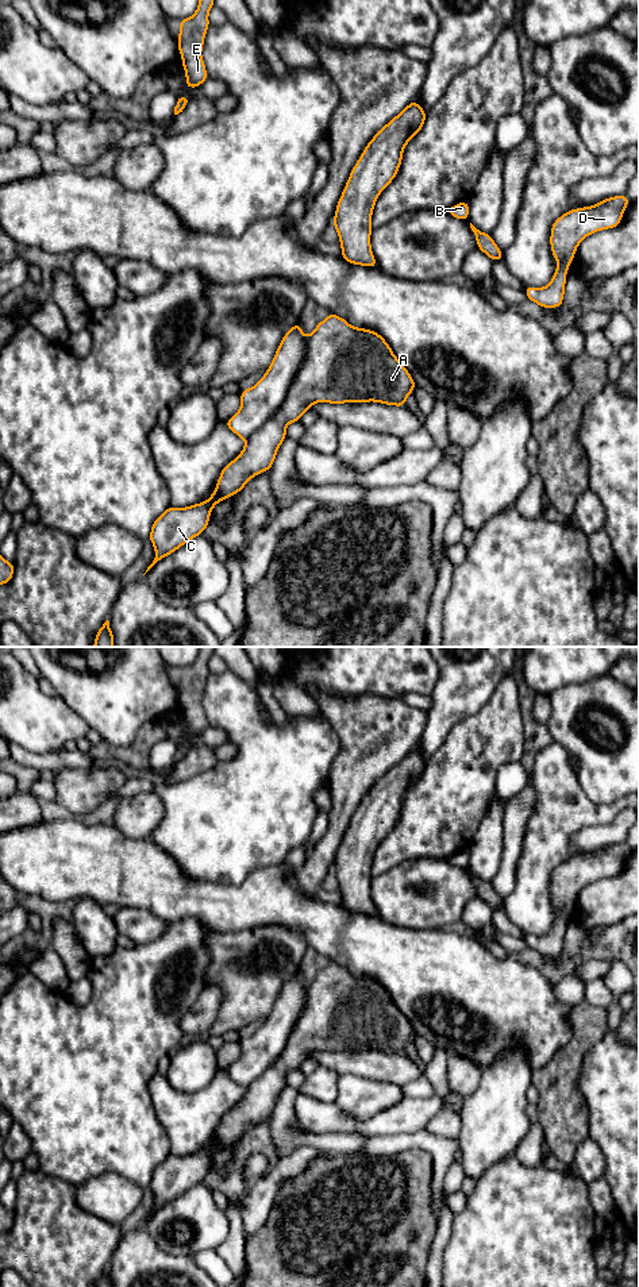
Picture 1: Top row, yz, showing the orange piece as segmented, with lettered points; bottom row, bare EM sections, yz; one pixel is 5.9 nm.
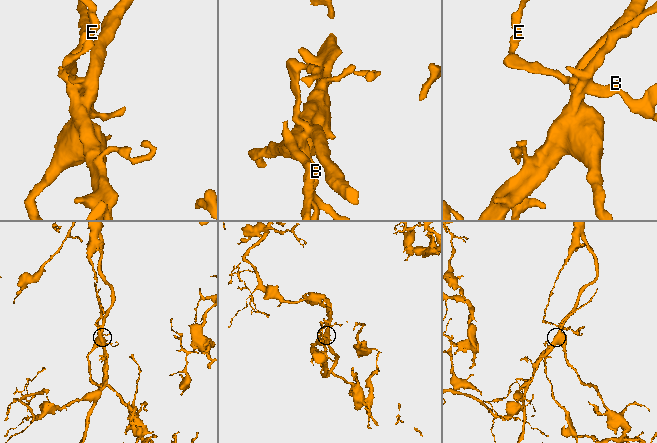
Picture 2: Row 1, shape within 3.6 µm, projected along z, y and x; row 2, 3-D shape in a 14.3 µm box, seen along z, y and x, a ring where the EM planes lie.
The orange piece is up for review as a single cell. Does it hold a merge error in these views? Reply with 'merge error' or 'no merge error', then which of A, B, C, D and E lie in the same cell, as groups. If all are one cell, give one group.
merge error | A C D E / B

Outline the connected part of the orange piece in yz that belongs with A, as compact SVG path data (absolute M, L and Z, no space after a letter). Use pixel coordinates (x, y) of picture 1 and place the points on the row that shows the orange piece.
M330 313L315 327L313 332L308 336L305 358L300 365L300 369L288 390L288 396L282 405L253 436L246 440L246 446L243 447L242 452L223 467L212 496L201 504L195 504L186 508L174 508L170 505L159 517L154 520L149 540L155 548L155 558L147 567L146 573L158 560L173 554L190 539L201 535L209 524L211 510L218 502L230 498L235 493L240 493L245 485L253 477L270 470L281 443L288 438L285 432L286 425L295 421L299 423L299 419L303 417L303 415L308 412L315 402L344 404L376 401L386 405L404 406L407 404L408 394L412 393L415 388L416 384L409 371L396 358L390 346L380 334L366 328L355 328L350 325L343 317L336 316L335 313Z

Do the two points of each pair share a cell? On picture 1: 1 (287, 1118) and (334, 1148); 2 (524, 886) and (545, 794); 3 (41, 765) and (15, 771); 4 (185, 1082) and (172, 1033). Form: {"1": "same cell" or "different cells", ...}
{"1": "same cell", "2": "same cell", "3": "different cells", "4": "different cells"}

